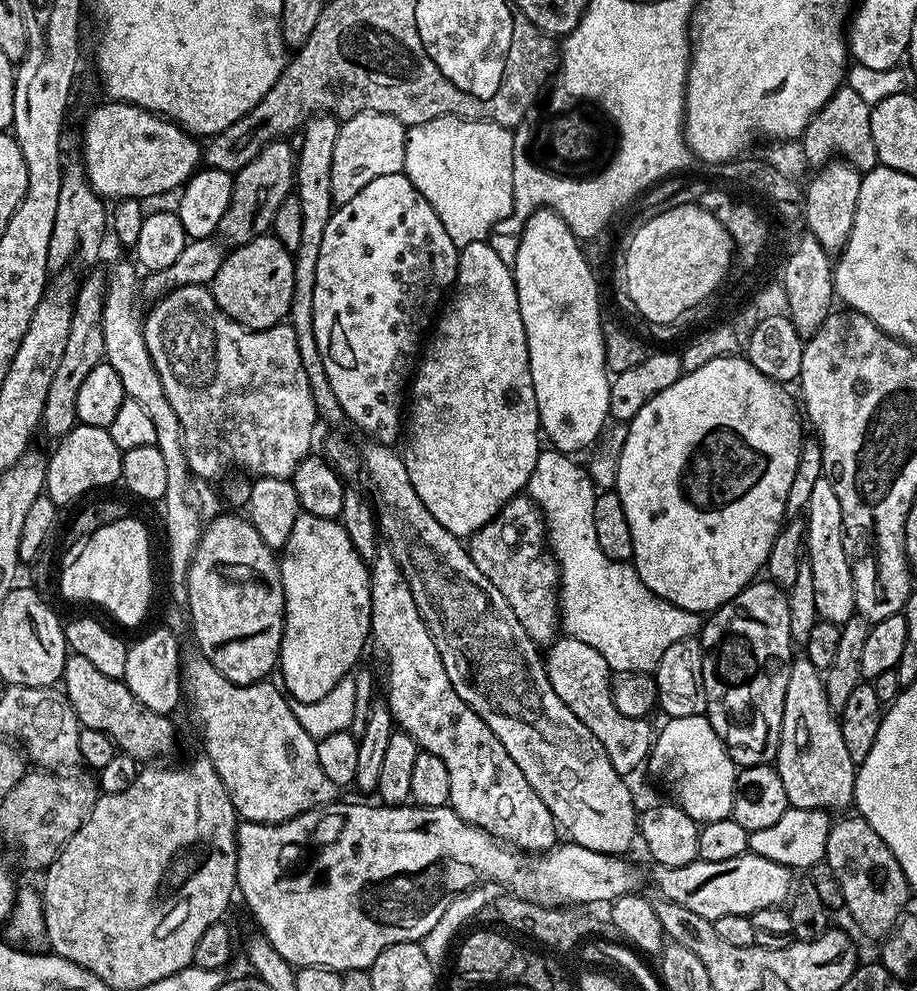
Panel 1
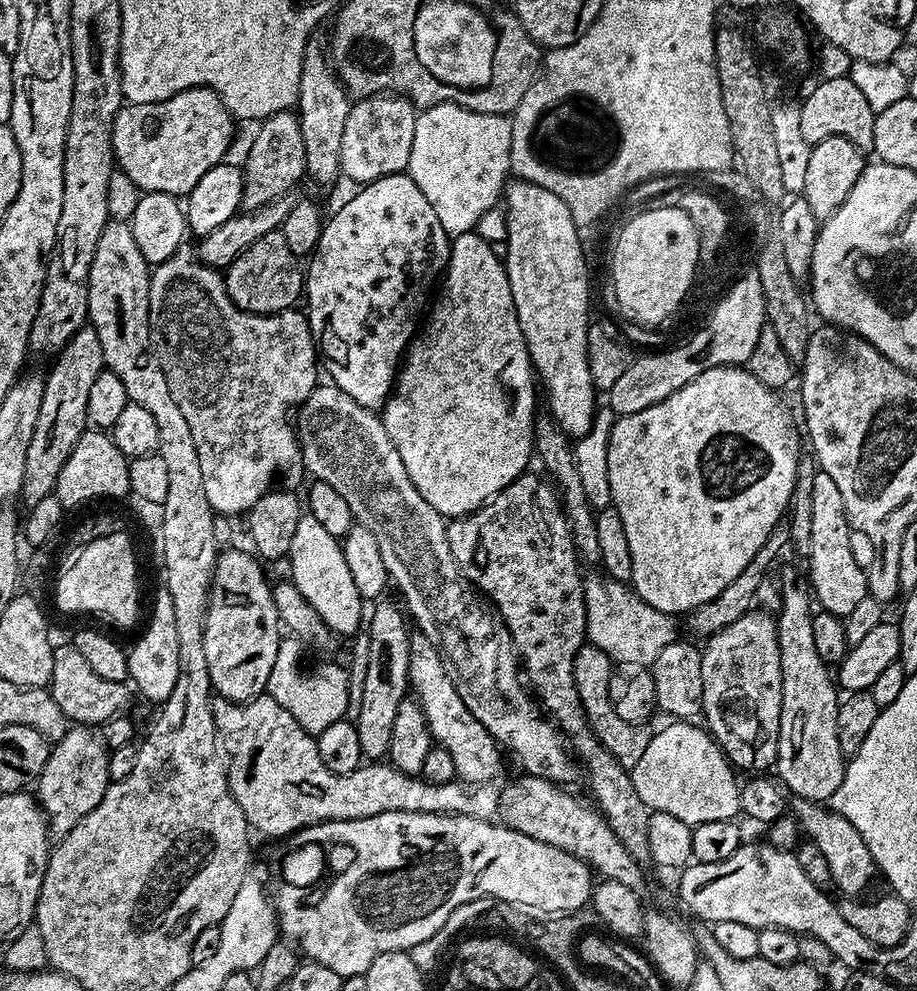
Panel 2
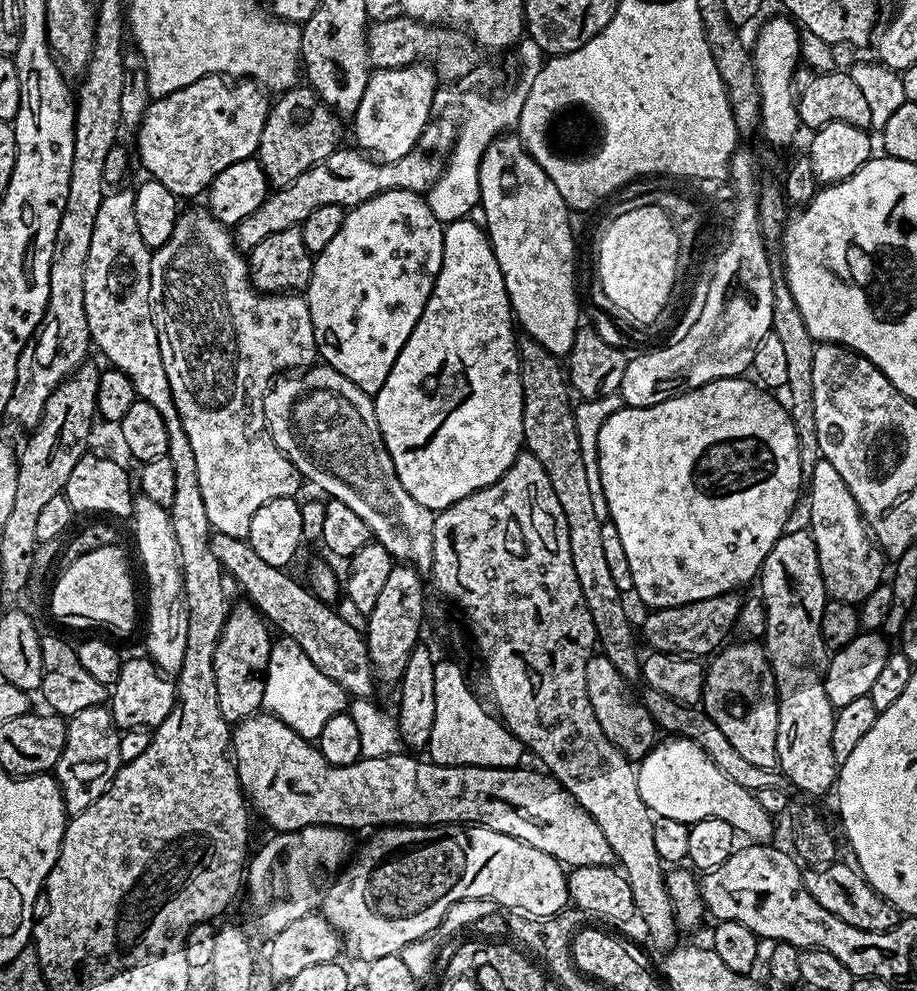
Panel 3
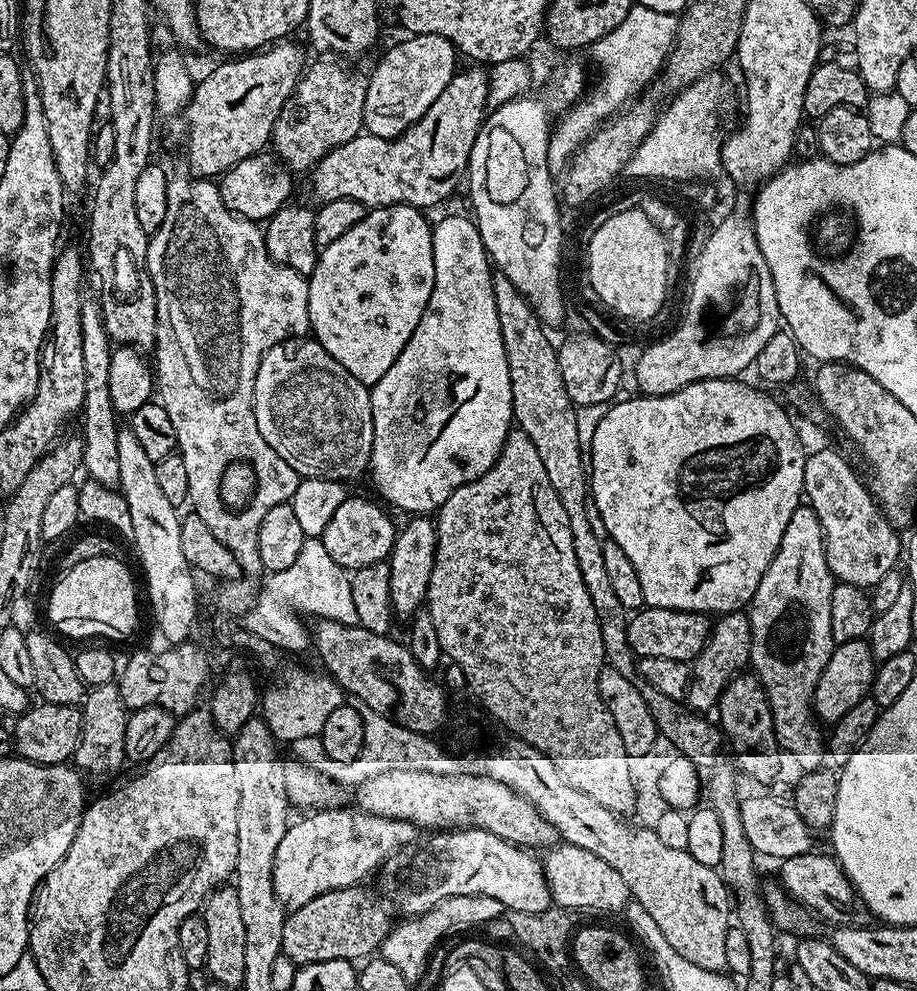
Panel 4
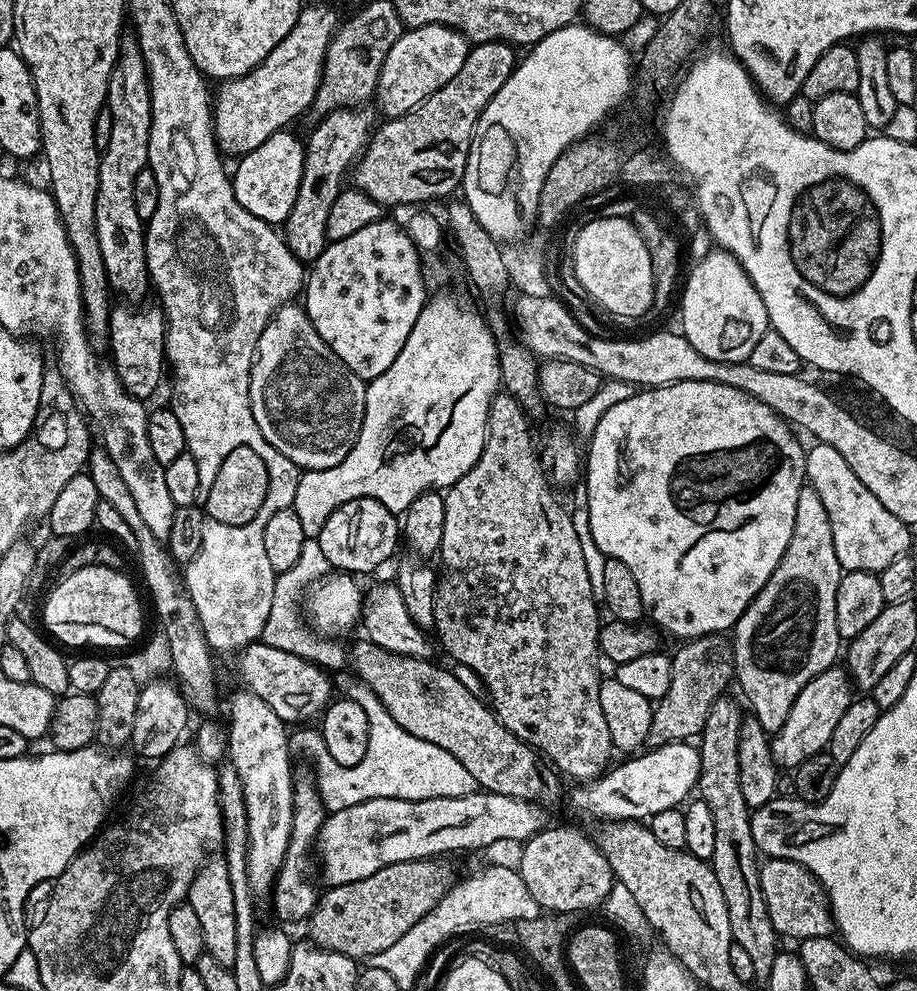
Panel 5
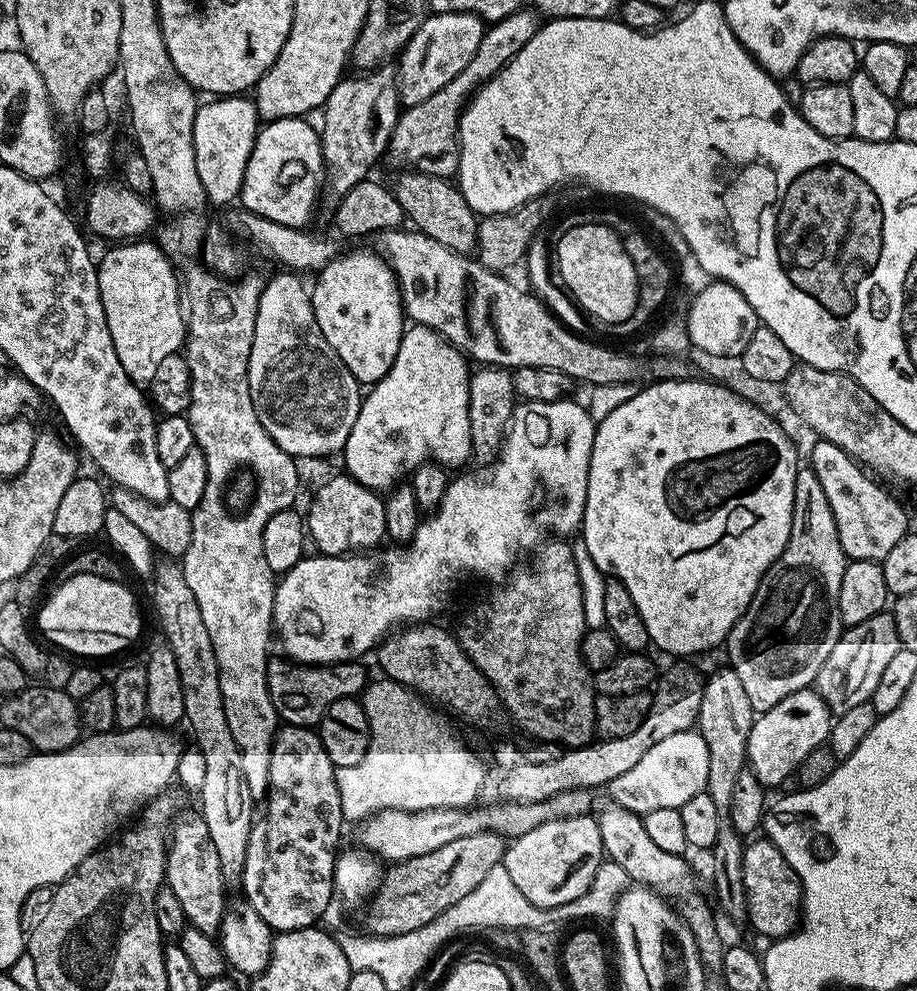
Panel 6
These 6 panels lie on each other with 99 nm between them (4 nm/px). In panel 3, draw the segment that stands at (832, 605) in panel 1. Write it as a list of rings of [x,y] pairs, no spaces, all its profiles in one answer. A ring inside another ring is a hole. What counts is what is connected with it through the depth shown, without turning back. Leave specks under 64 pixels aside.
[[[822,458],[817,462],[813,477],[806,483],[806,500],[807,496],[810,531],[818,550],[824,589],[831,599],[858,606],[873,592],[874,586],[885,579],[886,557],[874,543],[864,516],[858,510],[858,502],[854,502],[854,494],[850,494],[850,486],[842,482],[838,470],[834,470],[828,460]]]

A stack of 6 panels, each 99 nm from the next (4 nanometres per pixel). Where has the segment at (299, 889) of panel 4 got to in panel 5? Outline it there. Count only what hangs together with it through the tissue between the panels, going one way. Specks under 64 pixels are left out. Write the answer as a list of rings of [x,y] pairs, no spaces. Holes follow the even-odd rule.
[[[477,790],[458,798],[426,798],[425,800],[399,800],[398,798],[374,798],[358,802],[358,806],[346,806],[346,810],[328,812],[318,841],[318,864],[322,869],[325,885],[349,884],[370,878],[378,870],[394,862],[426,860],[434,856],[464,852],[467,848],[488,848],[499,840],[526,842],[545,827],[544,812],[539,803],[519,800],[502,794]]]

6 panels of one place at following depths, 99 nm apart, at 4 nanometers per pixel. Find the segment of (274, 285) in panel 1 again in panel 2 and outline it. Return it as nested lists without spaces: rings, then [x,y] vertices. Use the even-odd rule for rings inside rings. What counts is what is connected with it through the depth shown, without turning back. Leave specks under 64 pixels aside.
[[[278,230],[258,238],[254,246],[242,250],[242,254],[238,254],[238,258],[234,258],[232,265],[223,273],[223,278],[234,306],[259,316],[273,316],[275,312],[295,309],[306,292],[305,269]]]

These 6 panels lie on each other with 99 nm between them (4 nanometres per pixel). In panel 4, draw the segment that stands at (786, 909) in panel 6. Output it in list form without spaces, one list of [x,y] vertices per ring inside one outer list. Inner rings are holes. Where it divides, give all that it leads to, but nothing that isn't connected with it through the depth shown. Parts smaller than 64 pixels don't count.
[[[809,850],[779,861],[779,883],[792,899],[807,908],[813,916],[821,921],[829,920],[829,925],[836,926],[864,926],[869,923],[870,916],[860,897],[856,895],[856,888],[848,881],[844,868],[835,855],[827,851],[816,852]]]

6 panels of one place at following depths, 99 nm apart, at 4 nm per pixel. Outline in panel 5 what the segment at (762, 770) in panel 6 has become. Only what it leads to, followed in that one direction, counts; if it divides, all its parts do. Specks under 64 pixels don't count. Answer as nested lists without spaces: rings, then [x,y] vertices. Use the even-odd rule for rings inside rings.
[[[843,667],[827,668],[822,674],[806,682],[798,698],[794,698],[794,706],[790,706],[786,722],[780,727],[779,732],[771,737],[772,758],[776,762],[777,769],[794,770],[802,762],[806,762],[806,758],[825,751],[830,742],[830,733],[841,720],[846,706],[850,706],[853,698],[854,685]]]

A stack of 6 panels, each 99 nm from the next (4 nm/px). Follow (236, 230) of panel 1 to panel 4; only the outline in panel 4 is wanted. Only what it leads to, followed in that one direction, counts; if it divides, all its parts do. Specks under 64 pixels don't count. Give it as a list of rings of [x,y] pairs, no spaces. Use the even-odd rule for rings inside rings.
[[[316,58],[316,60],[305,67],[300,81],[296,84],[296,89],[286,98],[278,118],[274,122],[272,139],[270,141],[271,151],[276,159],[282,161],[284,167],[293,174],[299,172],[307,173],[315,168],[316,163],[329,152],[331,148],[336,148],[340,144],[350,142],[350,138],[361,135],[364,128],[364,103],[366,102],[366,90],[368,85],[365,77],[359,76],[356,72],[347,72],[344,68],[339,68],[337,61],[332,58]]]

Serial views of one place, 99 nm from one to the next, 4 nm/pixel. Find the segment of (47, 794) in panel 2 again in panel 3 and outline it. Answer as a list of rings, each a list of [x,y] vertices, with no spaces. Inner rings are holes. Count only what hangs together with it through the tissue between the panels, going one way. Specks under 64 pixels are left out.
[[[104,704],[86,706],[86,710],[78,710],[78,714],[67,717],[68,733],[66,746],[62,746],[62,754],[58,758],[54,775],[60,783],[60,792],[64,795],[64,805],[69,813],[75,814],[86,810],[112,784],[116,772],[122,763],[120,759],[120,729],[116,727],[111,707]]]

